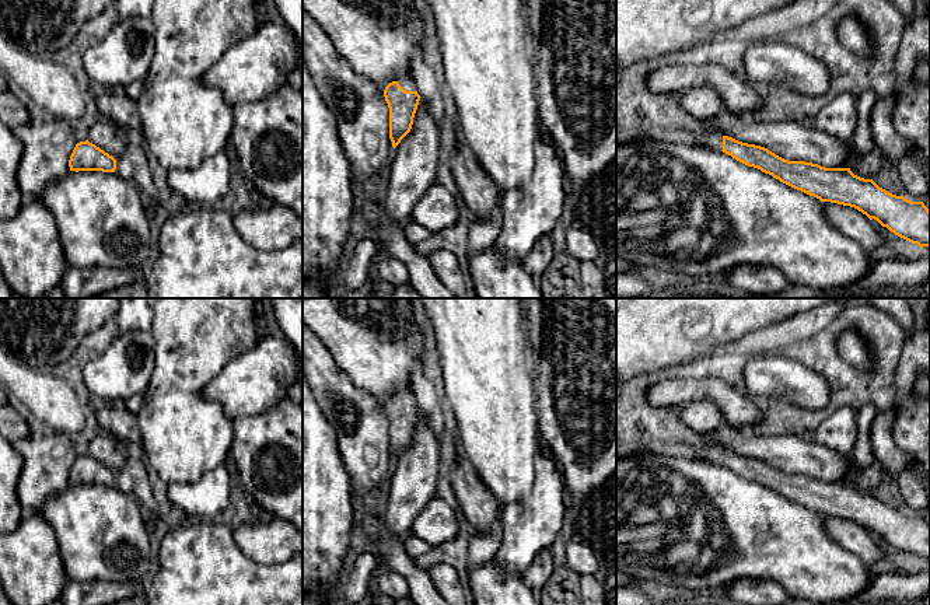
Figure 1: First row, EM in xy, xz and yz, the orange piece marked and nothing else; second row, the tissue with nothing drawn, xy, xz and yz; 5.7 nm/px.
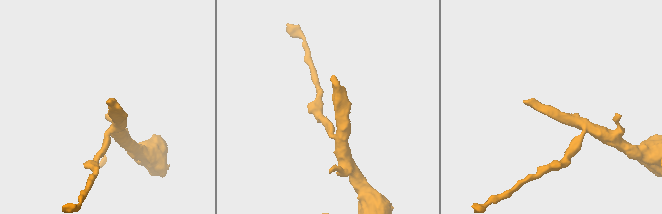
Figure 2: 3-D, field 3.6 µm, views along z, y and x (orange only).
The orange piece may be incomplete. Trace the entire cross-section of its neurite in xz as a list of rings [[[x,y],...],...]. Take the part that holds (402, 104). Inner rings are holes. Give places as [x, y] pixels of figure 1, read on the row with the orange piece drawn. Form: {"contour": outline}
{"contour": [[[403,71],[398,81],[389,83],[384,97],[389,108],[389,139],[395,148],[410,132],[420,101],[412,71]]]}

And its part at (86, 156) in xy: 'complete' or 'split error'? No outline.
complete

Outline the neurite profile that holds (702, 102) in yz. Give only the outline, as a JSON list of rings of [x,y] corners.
[[[692,87],[682,92],[681,106],[696,120],[709,122],[724,108],[723,99],[713,87]]]

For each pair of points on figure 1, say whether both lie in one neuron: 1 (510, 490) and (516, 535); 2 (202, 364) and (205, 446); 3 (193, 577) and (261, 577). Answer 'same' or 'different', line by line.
1: different
2: same
3: same

